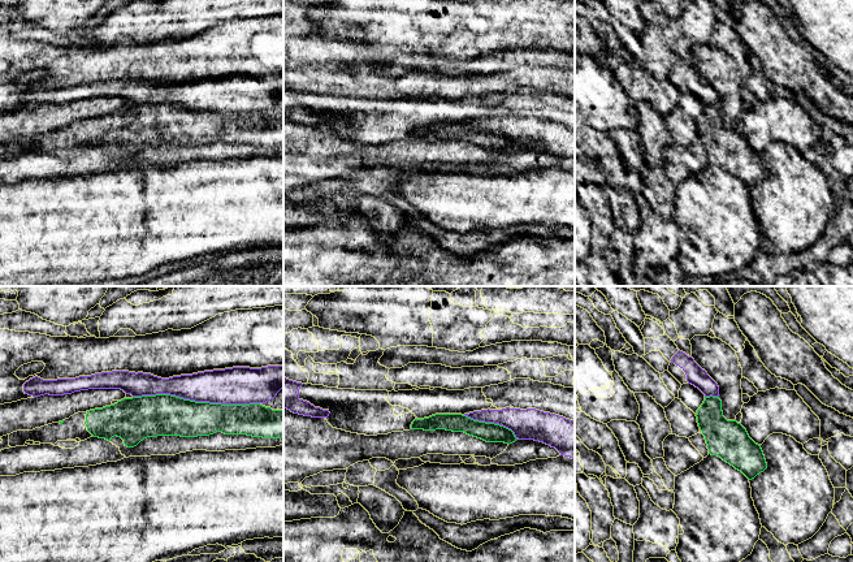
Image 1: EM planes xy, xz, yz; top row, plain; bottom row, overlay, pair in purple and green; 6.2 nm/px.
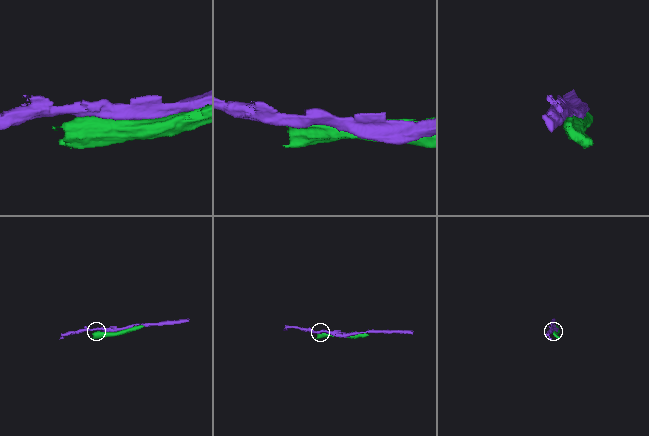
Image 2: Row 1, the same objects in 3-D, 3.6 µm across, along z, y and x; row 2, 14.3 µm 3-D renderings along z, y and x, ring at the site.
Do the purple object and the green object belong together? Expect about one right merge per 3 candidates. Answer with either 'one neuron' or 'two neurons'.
two neurons

